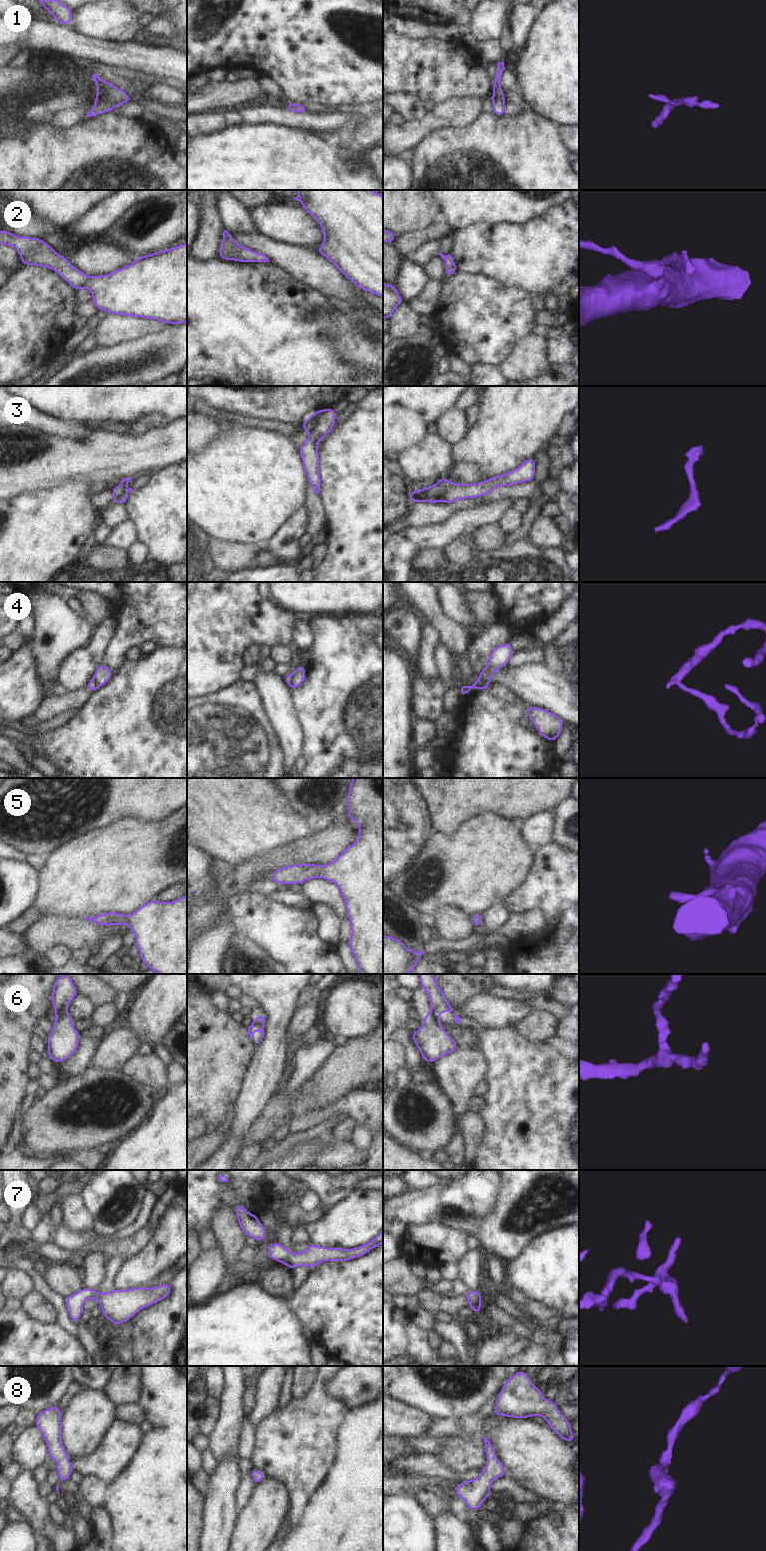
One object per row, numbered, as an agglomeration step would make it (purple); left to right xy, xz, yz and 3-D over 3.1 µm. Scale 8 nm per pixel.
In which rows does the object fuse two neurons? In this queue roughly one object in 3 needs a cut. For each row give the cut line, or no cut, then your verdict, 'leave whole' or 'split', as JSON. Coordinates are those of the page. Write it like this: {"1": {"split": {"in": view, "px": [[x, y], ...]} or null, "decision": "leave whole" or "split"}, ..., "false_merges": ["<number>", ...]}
{"1": {"split": null, "decision": "leave whole"}, "2": {"split": null, "decision": "leave whole"}, "3": {"split": null, "decision": "leave whole"}, "4": {"split": {"in": "xy", "px": [[92, 679], [98, 686]]}, "decision": "split"}, "5": {"split": null, "decision": "leave whole"}, "6": {"split": {"in": "yz", "px": [[431, 1011], [432, 1015], [439, 1022]]}, "decision": "split"}, "7": {"split": null, "decision": "leave whole"}, "8": {"split": null, "decision": "leave whole"}, "false_merges": ["4", "6"]}

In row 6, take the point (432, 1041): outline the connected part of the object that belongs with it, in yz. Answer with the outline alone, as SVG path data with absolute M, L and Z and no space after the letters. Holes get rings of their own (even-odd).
M432 1011L423 1017L421 1028L412 1033L412 1038L426 1062L434 1063L440 1057L452 1053L459 1047L440 1022L434 1018Z

